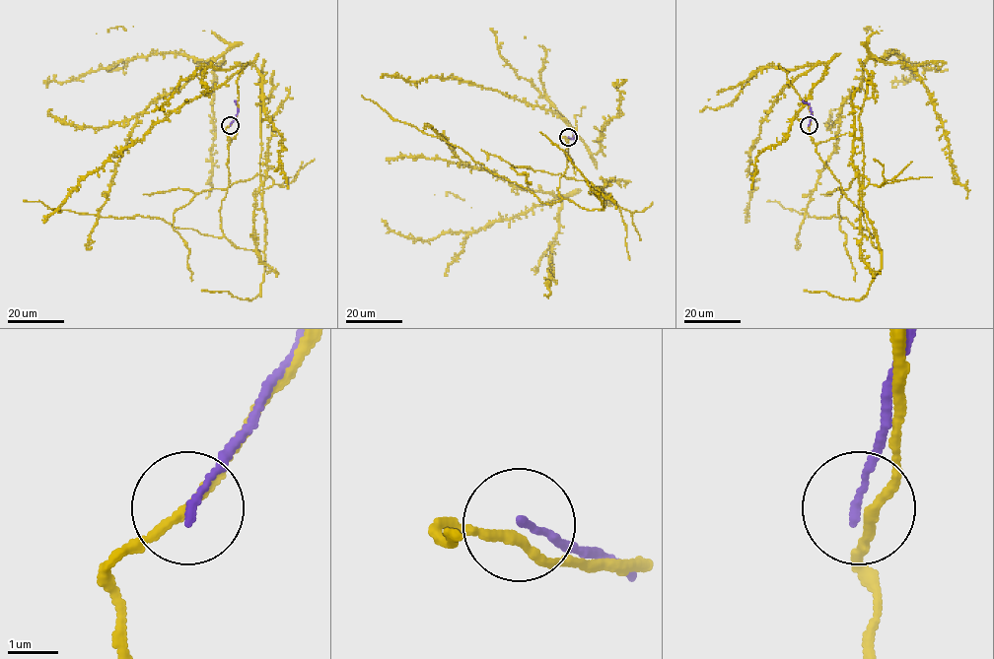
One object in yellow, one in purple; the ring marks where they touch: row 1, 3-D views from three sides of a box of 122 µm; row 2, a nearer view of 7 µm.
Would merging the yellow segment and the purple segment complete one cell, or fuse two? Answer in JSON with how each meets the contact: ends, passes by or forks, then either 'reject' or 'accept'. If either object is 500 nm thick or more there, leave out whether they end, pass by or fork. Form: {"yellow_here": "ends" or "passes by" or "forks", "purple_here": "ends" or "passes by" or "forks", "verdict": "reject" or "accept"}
{"yellow_here": "passes by", "purple_here": "ends", "verdict": "reject"}

